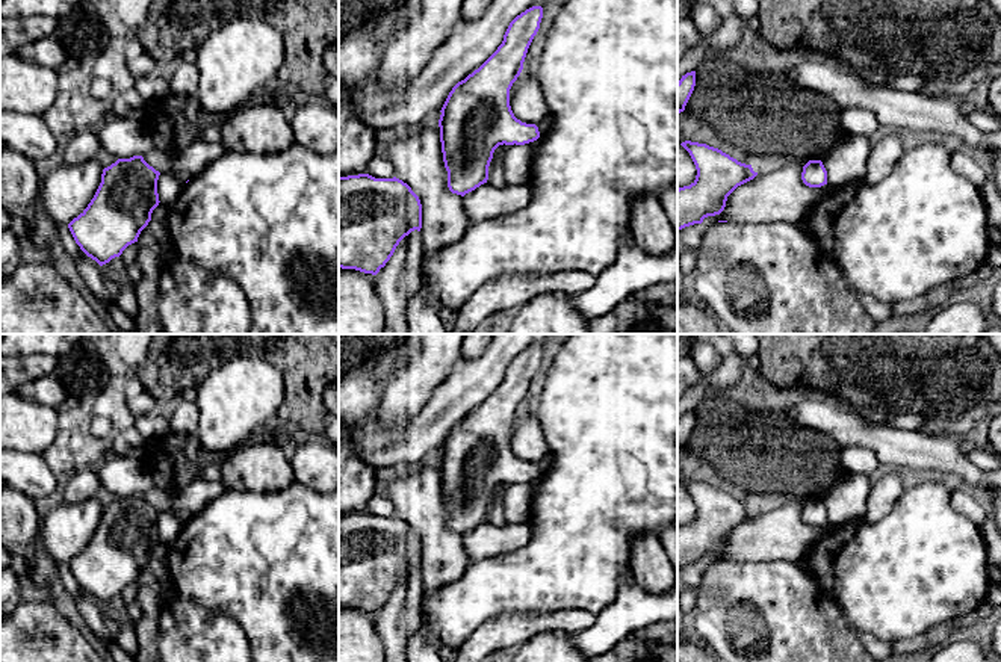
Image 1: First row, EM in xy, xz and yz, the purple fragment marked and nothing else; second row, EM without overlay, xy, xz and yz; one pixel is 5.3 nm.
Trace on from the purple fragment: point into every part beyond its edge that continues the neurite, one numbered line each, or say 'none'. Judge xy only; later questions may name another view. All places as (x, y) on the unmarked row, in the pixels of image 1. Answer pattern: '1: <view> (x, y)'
none

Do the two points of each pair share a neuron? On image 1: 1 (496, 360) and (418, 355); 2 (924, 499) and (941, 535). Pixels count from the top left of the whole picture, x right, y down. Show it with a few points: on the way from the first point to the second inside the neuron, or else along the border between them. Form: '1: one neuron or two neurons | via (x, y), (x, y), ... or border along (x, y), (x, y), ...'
1: two neurons | border along (460, 355), (449, 374), (436, 387)
2: one neuron | via (924, 508), (924, 519), (932, 526)

